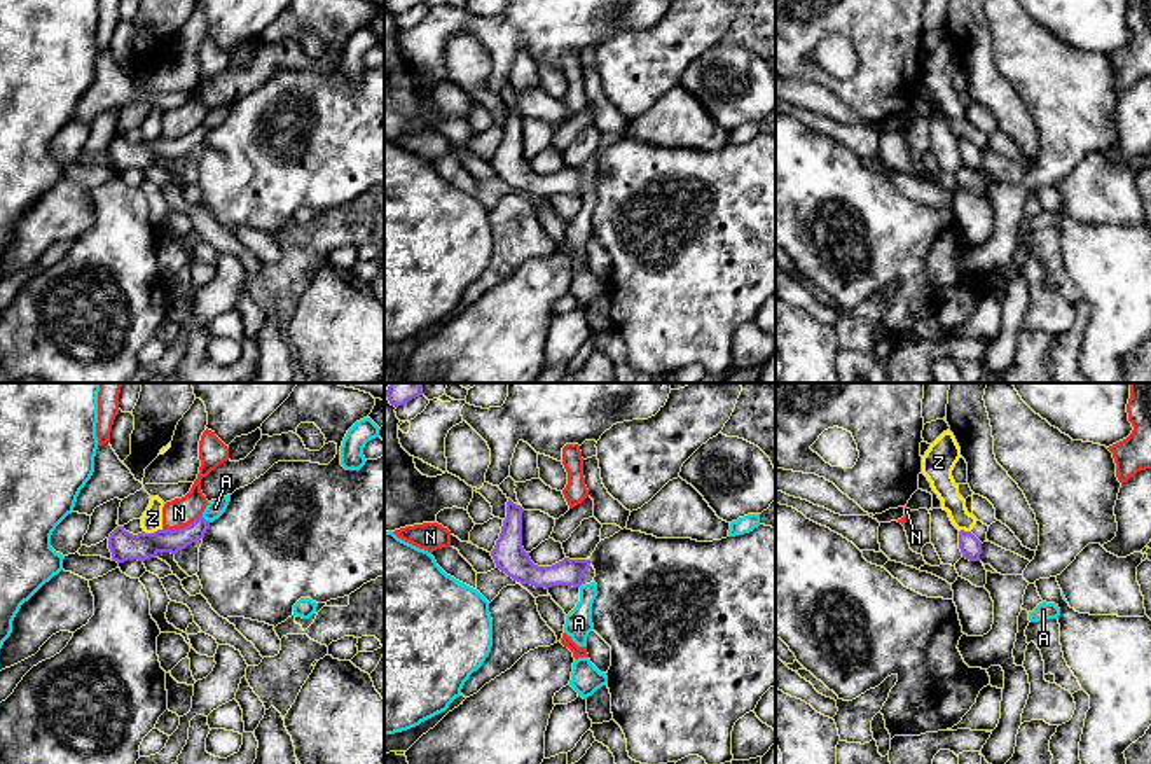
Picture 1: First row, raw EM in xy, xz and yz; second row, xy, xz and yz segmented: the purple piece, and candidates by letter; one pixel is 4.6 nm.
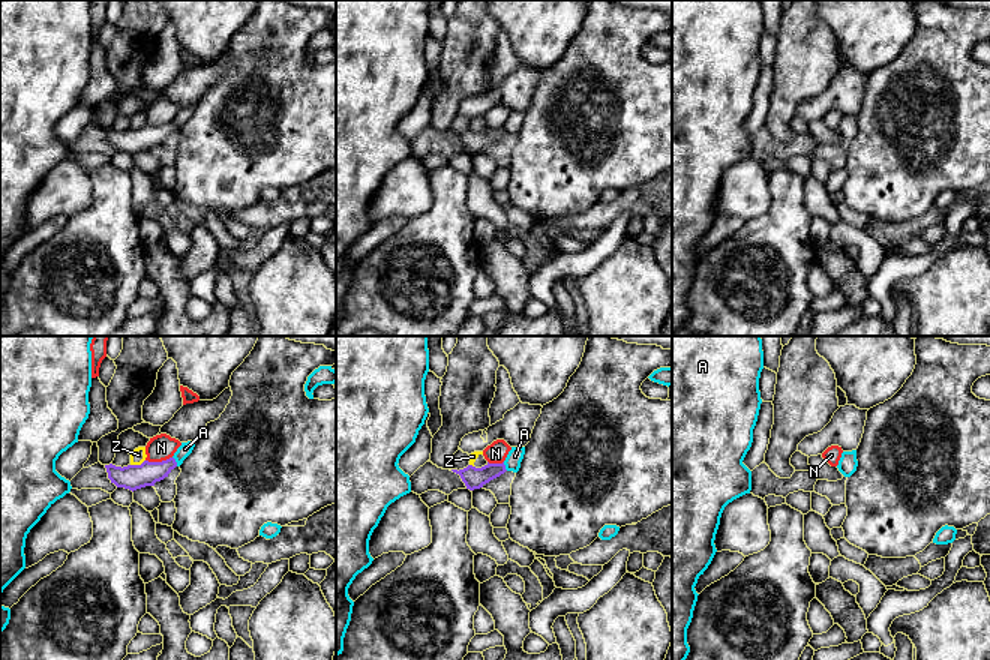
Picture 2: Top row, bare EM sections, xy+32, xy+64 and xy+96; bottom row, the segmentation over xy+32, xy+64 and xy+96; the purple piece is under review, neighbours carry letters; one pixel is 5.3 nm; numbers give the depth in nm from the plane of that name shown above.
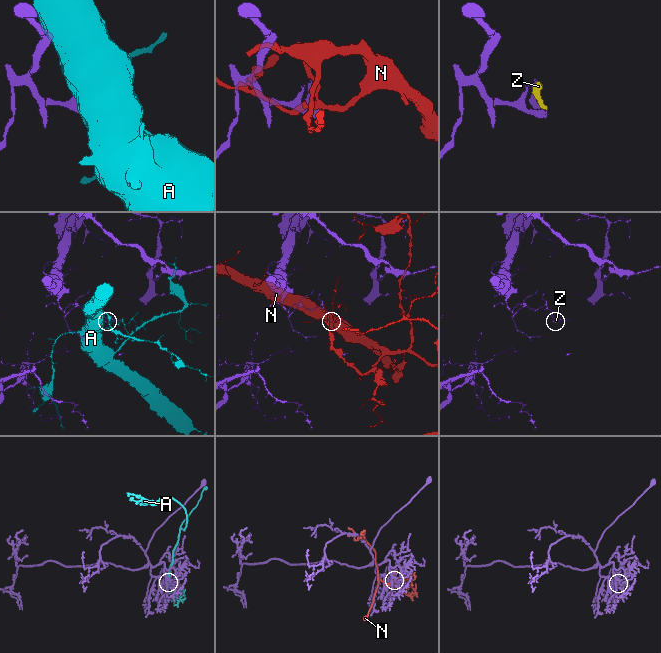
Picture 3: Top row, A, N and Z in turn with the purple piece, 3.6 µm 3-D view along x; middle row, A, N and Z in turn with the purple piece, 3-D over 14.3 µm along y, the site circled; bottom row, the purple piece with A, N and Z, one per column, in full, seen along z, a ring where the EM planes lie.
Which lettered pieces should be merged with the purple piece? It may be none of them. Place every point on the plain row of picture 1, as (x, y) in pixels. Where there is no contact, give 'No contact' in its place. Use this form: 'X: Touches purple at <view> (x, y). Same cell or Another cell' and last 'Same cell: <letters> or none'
A: Touches purple at xy (205, 128). Another cell
N: Touches purple at xy (184, 135). Another cell
Z: Touches purple at xy (154, 140). Another cell
Same cell: none

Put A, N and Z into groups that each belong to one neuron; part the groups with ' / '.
A / N / Z

